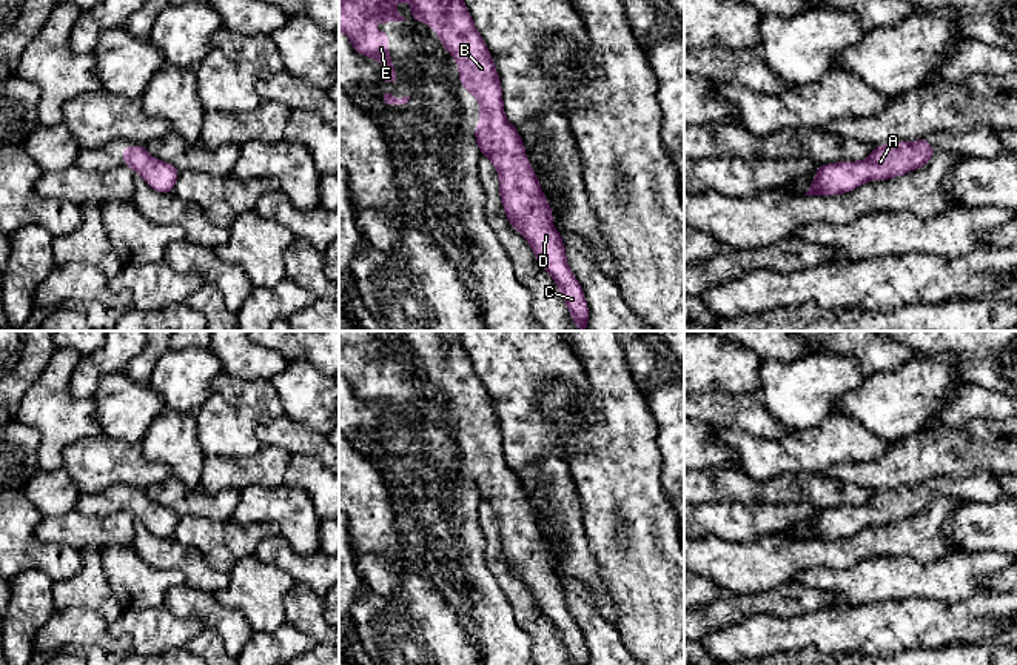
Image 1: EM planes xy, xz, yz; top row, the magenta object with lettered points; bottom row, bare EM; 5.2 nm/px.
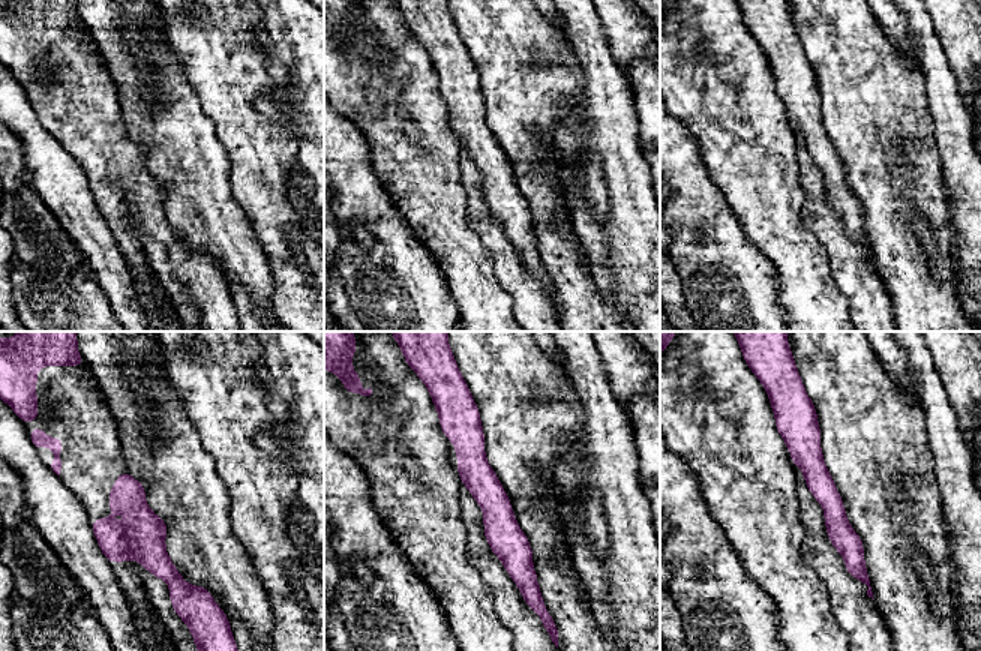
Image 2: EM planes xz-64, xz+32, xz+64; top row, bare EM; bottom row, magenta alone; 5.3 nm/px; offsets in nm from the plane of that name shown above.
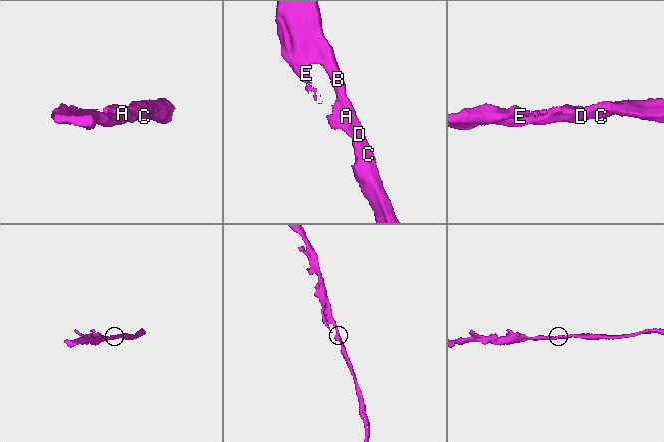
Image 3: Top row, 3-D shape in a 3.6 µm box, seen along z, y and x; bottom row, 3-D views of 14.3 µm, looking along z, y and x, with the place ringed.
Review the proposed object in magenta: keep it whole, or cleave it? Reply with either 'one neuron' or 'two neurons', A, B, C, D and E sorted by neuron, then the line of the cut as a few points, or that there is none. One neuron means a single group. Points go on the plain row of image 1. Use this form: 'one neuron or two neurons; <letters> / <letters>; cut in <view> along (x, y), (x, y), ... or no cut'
one neuron; A B C D E; no cut

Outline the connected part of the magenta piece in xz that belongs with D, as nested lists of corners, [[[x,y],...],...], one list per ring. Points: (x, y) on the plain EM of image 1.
[[[339,331],[339,376],[348,380],[357,399],[379,405],[384,409],[384,428],[399,428],[399,422],[394,420],[393,405],[388,400],[390,376],[378,379],[373,373],[374,366],[405,365],[394,354],[398,345],[404,345],[411,351],[415,366],[428,368],[436,376],[444,393],[456,405],[462,433],[476,442],[481,453],[481,466],[475,473],[475,483],[481,499],[485,499],[498,516],[499,540],[510,570],[527,583],[538,608],[555,623],[572,663],[589,665],[582,633],[569,613],[561,577],[552,570],[553,554],[549,551],[541,528],[529,508],[522,483],[504,460],[498,416],[462,346],[462,331]]]

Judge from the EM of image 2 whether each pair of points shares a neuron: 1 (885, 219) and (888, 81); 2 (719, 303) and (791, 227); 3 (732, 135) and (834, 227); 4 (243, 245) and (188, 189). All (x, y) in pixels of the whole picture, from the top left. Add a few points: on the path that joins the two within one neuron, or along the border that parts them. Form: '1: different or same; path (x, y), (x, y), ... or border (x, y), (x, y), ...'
1: same; path (885, 185), (879, 147), (872, 135), (873, 116)
2: different; border (743, 225), (747, 239), (773, 264), (777, 287)
3: different; border (797, 165), (804, 194), (801, 219), (813, 234)
4: same; path (230, 231), (201, 203)

